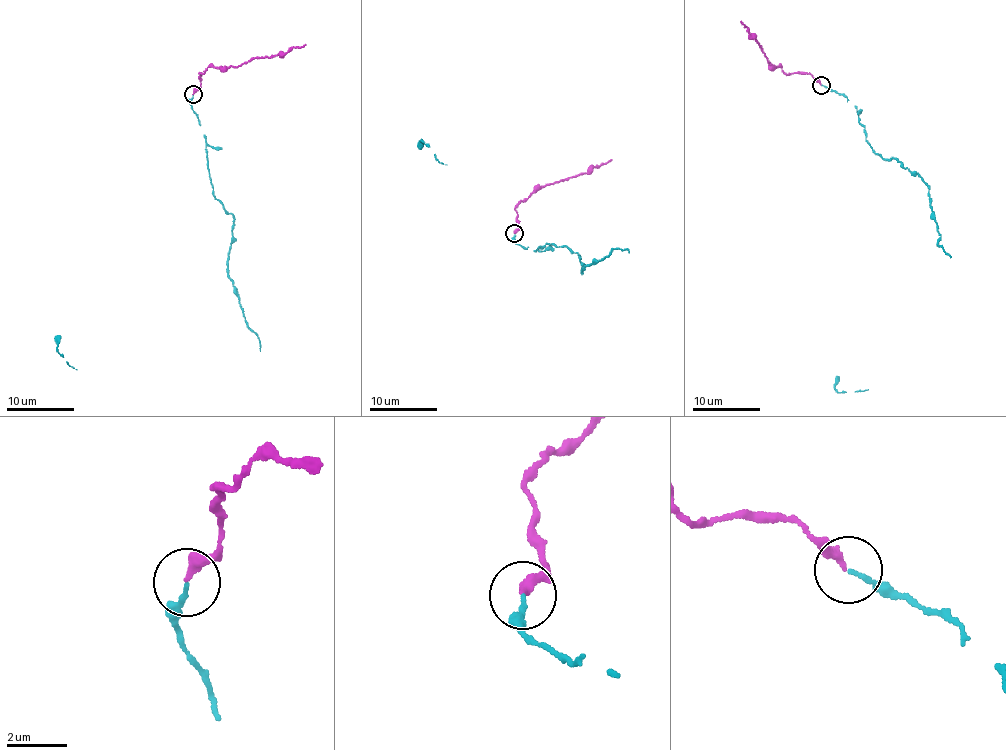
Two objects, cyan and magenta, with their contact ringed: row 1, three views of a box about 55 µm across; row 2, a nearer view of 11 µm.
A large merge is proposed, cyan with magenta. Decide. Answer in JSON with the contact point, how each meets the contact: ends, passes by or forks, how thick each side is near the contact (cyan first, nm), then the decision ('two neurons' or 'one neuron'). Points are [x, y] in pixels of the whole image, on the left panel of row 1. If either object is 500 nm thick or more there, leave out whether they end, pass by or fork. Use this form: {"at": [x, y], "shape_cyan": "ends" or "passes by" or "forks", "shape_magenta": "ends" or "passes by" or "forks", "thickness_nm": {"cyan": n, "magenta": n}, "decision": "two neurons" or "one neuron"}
{"at": [193, 94], "shape_cyan": "ends", "shape_magenta": "ends", "thickness_nm": {"cyan": 140, "magenta": 320}, "decision": "one neuron"}

